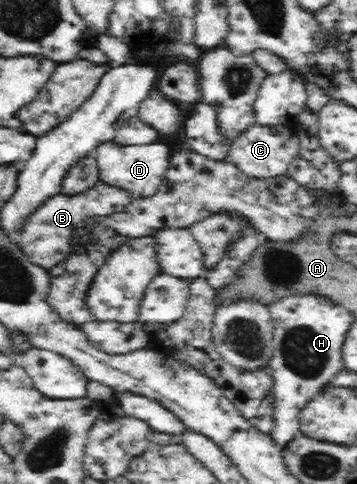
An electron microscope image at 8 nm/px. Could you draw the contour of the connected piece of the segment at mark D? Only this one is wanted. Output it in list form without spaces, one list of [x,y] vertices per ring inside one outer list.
[[[112,140],[99,145],[92,156],[99,164],[99,179],[109,185],[127,189],[134,193],[136,199],[151,197],[161,187],[163,177],[170,166],[170,159],[175,149],[167,144],[150,143],[149,145],[119,147]]]

